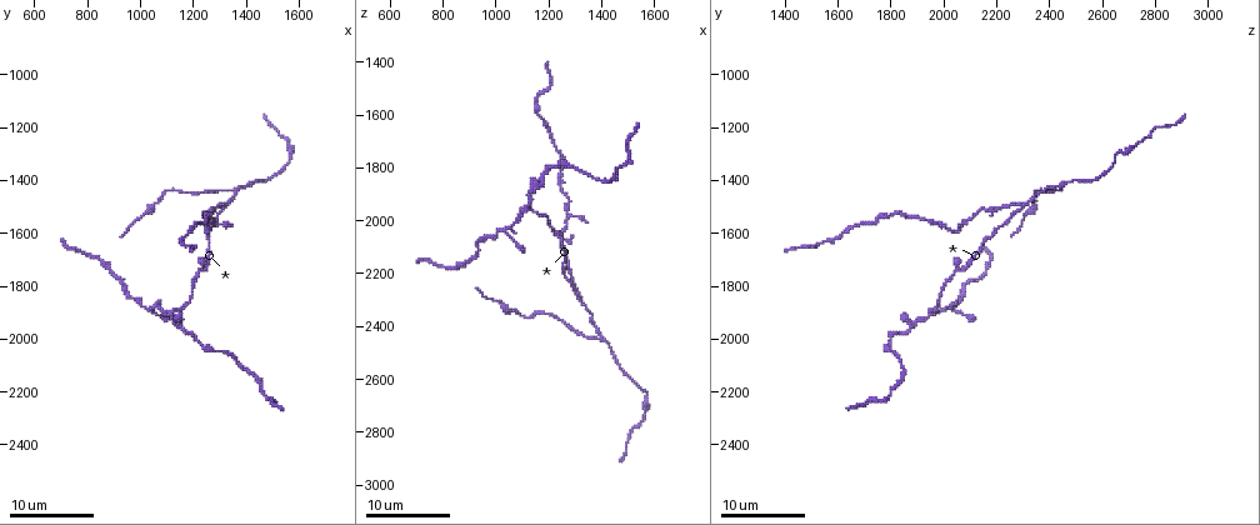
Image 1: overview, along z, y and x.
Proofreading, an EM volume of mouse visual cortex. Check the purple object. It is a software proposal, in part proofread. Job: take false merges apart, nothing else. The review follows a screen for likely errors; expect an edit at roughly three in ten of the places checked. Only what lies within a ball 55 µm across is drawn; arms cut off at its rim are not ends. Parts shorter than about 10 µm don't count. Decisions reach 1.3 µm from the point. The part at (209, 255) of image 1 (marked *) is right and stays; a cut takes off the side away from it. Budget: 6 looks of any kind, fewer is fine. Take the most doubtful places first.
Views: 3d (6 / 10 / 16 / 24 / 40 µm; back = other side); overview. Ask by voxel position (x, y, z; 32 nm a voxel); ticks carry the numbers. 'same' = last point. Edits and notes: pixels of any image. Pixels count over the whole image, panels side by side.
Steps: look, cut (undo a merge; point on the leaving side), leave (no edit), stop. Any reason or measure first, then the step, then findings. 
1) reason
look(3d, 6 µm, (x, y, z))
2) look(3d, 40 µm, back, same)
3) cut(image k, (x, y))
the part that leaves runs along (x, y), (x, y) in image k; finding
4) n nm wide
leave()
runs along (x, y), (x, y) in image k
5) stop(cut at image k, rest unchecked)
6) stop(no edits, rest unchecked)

three arms meet
look(3d, 24 µm, (1310, 1490, 2290))

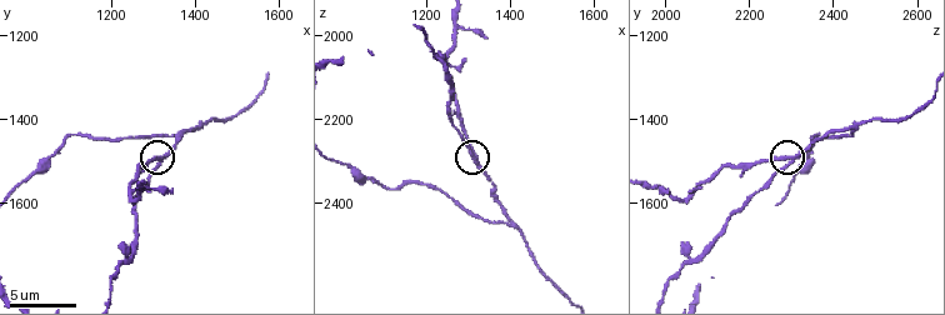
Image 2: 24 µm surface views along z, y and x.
look(3d, 10 µm, (1315, 1495, 2295))

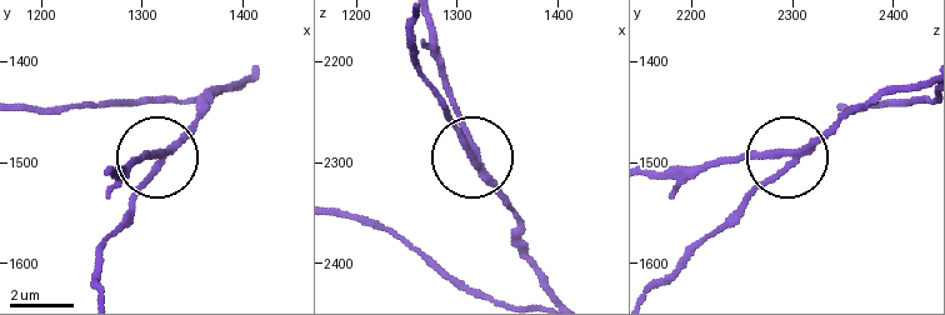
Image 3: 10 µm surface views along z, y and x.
3 arms
cut(image 3, (475, 144))
the part that leaves runs along (495, 180), (454, 101), (433, 21) in image 3; a second cell is stuck on

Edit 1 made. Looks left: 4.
side arm on a straight run
look(3d, 24 µm, (1110, 1910, 1940))

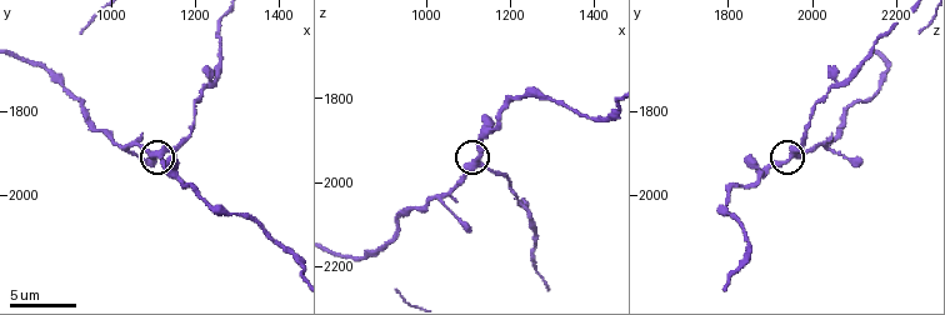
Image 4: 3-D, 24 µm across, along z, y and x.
look(3d, 6 µm, (1115, 1910, 1950))

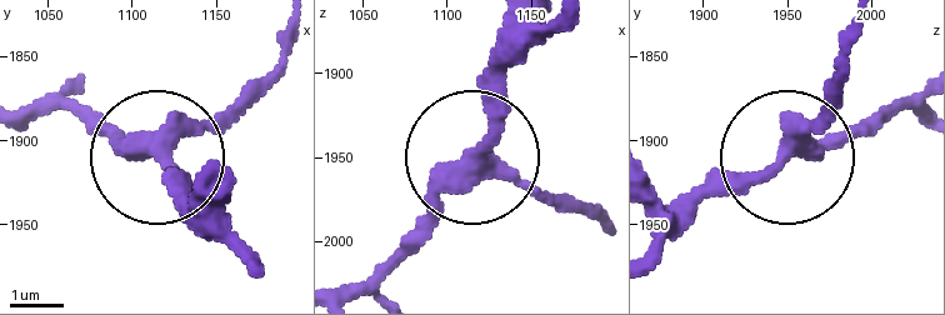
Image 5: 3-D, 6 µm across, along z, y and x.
310 nm wide
leave()
runs along (608, 228), (478, 169), (398, 250) in image 5; all the same cell

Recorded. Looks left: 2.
side arm on a straight run
look(3d, 6 µm, (1240, 1735, 2065))

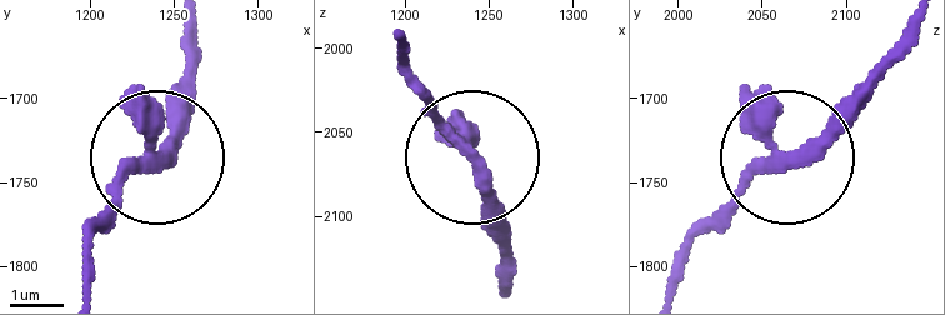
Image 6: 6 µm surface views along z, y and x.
3 arms
leave()
runs along (505, 245), (501, 209), (403, 65) in image 6; all the same cell

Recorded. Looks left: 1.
stop(cut at image 3, rest unchecked)

